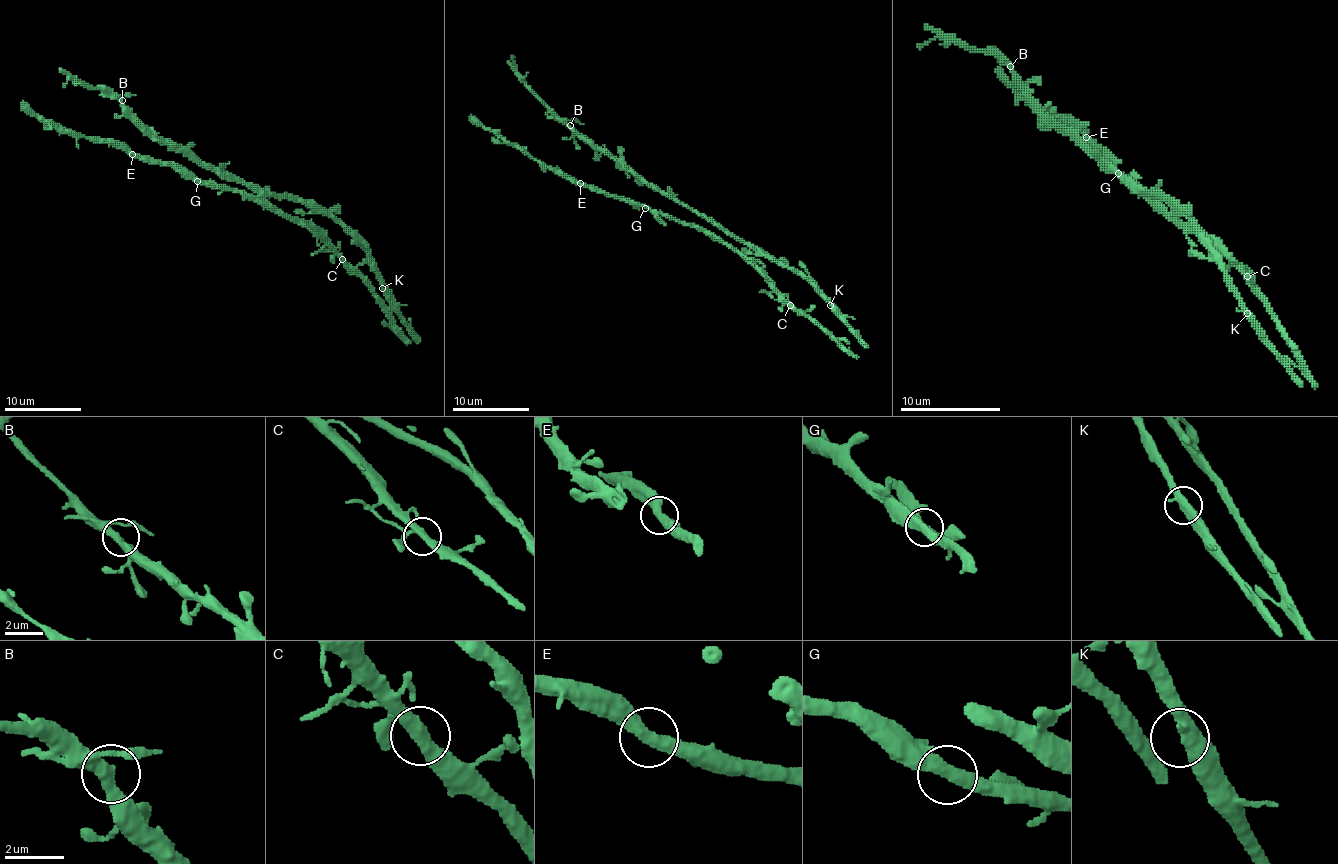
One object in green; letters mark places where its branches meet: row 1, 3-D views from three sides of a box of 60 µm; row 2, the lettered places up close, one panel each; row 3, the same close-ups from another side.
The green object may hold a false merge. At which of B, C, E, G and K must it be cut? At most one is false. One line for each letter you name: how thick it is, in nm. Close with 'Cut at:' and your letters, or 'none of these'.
Cut at: none of these

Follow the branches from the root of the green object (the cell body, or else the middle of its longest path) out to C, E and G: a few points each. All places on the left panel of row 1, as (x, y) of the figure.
C: (309, 211), (296, 213), (294, 217), (304, 221), (342, 259)
E: (309, 211), (286, 217), (252, 194), (221, 190), (183, 175), (170, 165), (143, 162), (132, 154)
G: (309, 211), (286, 217), (252, 194), (221, 190), (197, 181)

